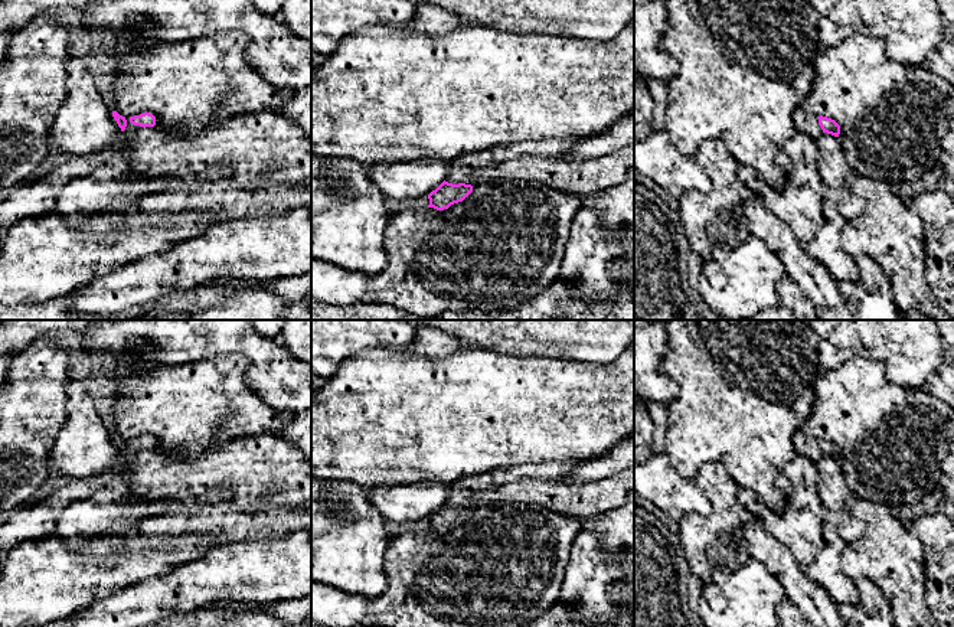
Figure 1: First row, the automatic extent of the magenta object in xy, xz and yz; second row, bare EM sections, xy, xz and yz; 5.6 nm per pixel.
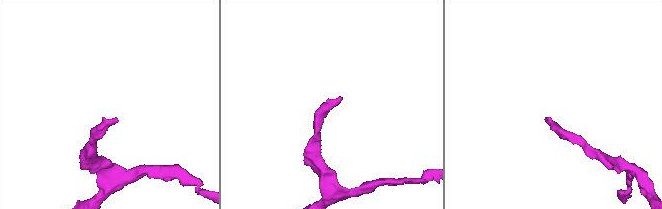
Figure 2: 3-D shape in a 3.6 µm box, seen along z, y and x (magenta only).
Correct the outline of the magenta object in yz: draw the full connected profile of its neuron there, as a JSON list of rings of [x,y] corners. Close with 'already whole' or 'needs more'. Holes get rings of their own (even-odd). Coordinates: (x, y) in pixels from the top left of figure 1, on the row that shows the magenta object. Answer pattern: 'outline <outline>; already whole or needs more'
outline [[[801,107],[797,108],[793,114],[797,133],[806,133],[811,138],[817,140],[823,133],[839,137],[840,125],[827,117],[817,117]]]; needs more

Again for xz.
outline [[[576,137],[529,140],[467,153],[450,161],[445,180],[428,195],[428,208],[444,210],[454,203],[463,202],[473,192],[473,186],[464,182],[493,163],[510,161],[527,154],[561,156],[582,140]]]; needs more

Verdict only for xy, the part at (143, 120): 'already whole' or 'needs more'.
needs more

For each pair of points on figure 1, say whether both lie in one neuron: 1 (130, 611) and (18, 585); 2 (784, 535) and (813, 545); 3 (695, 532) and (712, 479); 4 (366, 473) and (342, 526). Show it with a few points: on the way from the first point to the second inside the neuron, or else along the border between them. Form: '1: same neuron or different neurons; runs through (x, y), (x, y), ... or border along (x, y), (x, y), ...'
1: different neurons; border along (124, 587), (74, 611)
2: same neuron; runs through (791, 538), (800, 545), (806, 545)
3: same neuron; runs through (709, 522), (718, 513), (718, 493)
4: different neurons; border along (327, 479), (358, 483), (369, 489)

